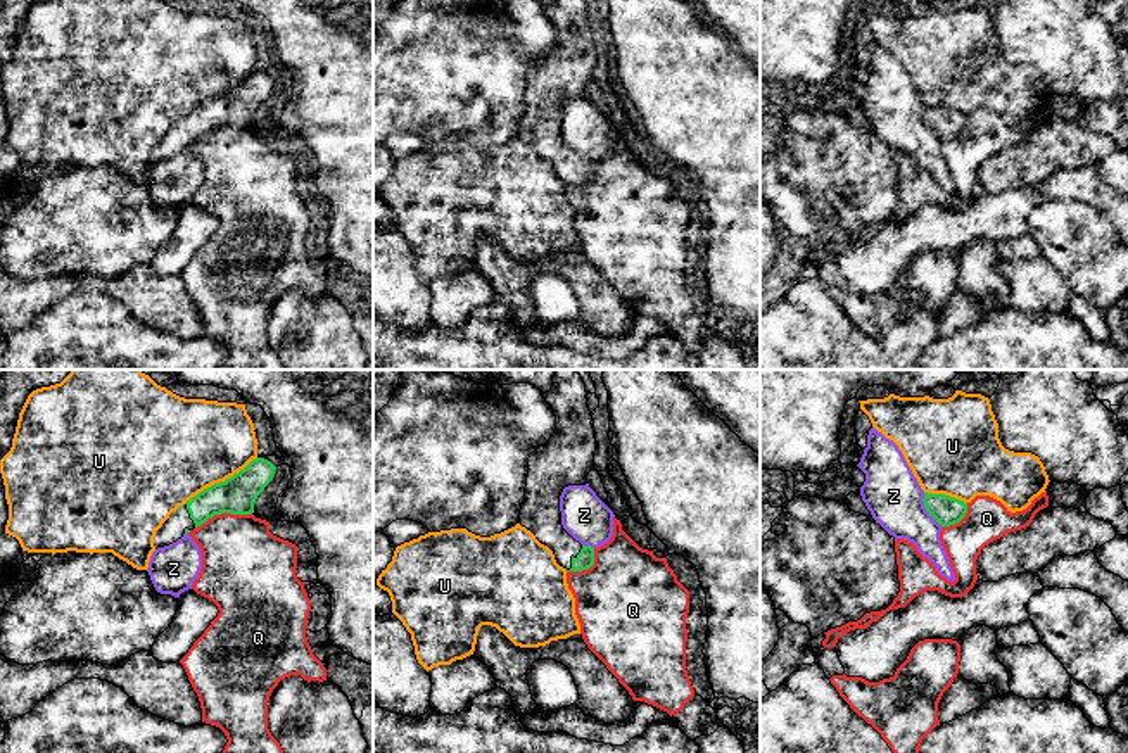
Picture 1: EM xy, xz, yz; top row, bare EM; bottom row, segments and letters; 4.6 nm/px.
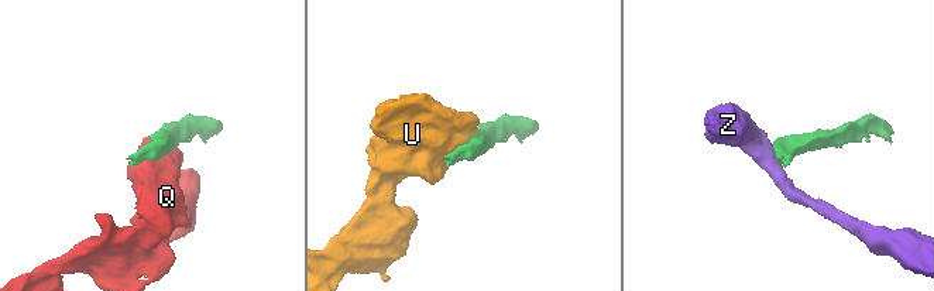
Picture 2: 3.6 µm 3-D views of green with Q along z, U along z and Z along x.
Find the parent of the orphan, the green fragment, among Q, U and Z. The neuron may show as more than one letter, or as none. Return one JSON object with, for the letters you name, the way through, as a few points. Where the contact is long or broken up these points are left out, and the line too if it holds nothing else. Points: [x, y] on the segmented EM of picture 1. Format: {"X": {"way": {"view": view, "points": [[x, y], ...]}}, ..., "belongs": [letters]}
{"belongs": []}

